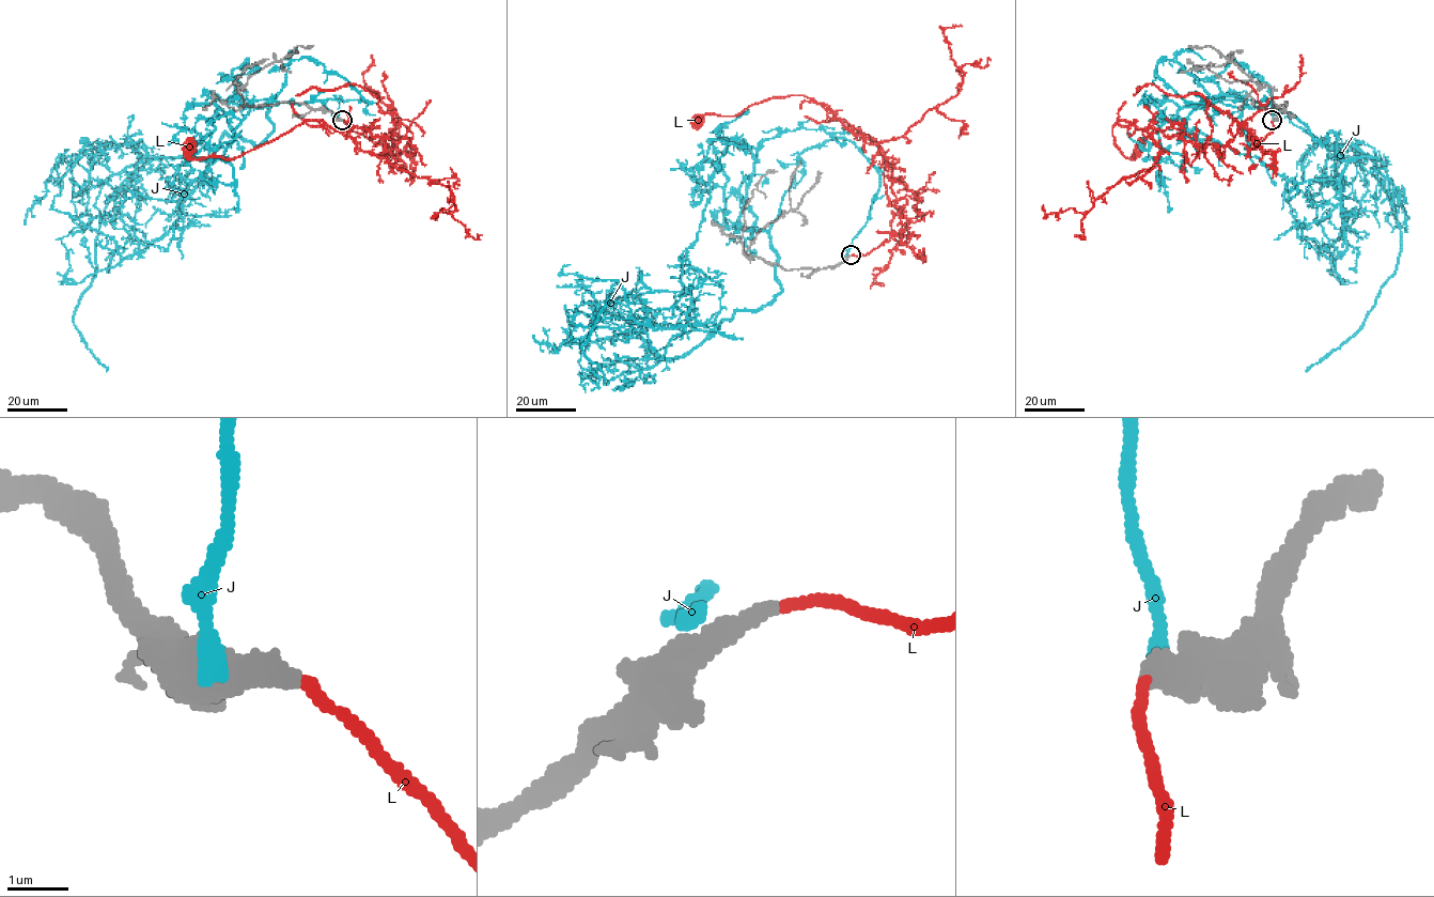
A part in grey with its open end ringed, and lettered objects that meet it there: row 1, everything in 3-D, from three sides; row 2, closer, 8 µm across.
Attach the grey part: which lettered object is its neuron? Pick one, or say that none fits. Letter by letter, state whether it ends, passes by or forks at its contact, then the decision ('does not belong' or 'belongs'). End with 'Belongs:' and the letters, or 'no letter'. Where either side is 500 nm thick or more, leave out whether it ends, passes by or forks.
J: does not belong
L: it ends there; does not belong
Belongs: no letter

